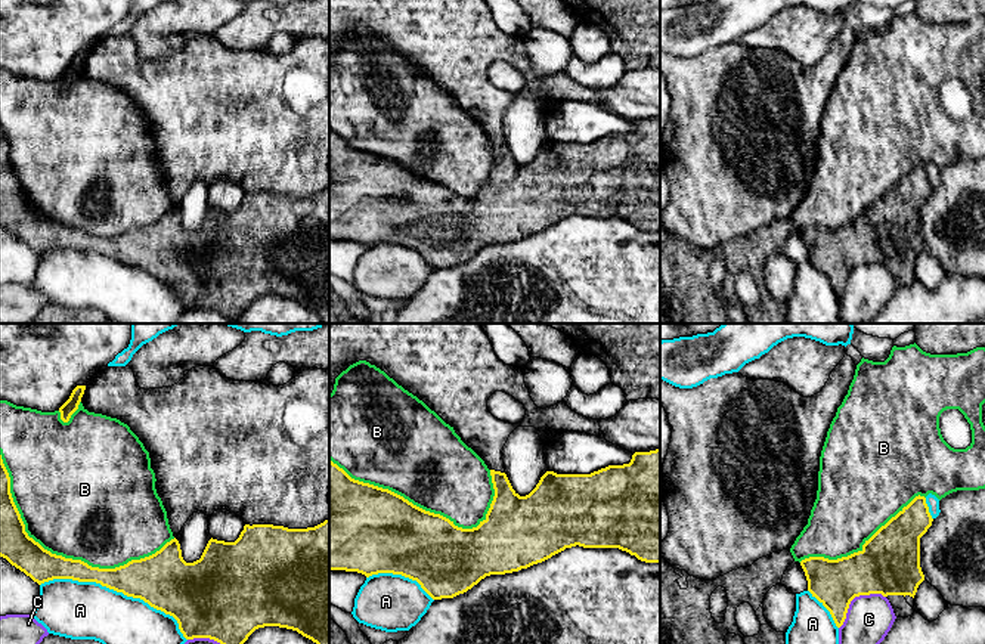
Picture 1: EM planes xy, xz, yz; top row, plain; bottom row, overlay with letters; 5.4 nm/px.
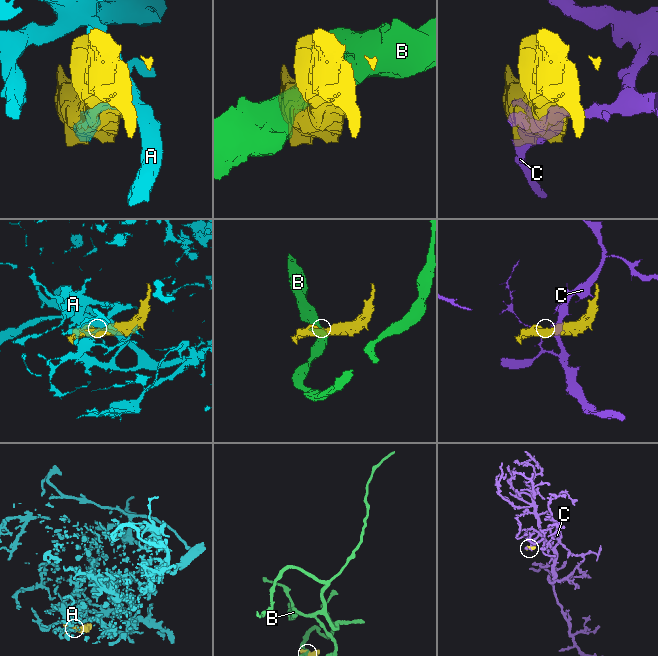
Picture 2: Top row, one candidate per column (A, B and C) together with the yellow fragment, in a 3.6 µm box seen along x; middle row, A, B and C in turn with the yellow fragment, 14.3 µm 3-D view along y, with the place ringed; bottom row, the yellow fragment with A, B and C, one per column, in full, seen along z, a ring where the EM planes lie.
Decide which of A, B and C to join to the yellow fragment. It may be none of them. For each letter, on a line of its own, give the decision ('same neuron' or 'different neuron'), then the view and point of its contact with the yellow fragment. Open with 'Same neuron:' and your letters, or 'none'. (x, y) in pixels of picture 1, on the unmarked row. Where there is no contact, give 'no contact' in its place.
Same neuron: none
A: different neuron; meets yellow in xy at (118, 260)
B: different neuron; meets yellow in xy at (61, 225)
C: different neuron; meets yellow in yz at (854, 266)

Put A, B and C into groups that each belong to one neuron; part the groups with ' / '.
A / B / C

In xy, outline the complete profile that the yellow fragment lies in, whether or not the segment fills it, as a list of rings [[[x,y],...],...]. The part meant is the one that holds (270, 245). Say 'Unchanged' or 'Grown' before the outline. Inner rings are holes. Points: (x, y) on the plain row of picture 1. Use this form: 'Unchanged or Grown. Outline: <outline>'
Unchanged. Outline: [[[0,124],[0,226],[38,254],[53,248],[96,251],[140,267],[173,285],[186,309],[210,307],[236,322],[255,298],[279,295],[297,300],[329,323],[329,189],[307,198],[245,193],[235,211],[211,207],[193,232],[183,229],[174,207],[149,226],[115,238],[99,238],[52,223],[28,205]]]

